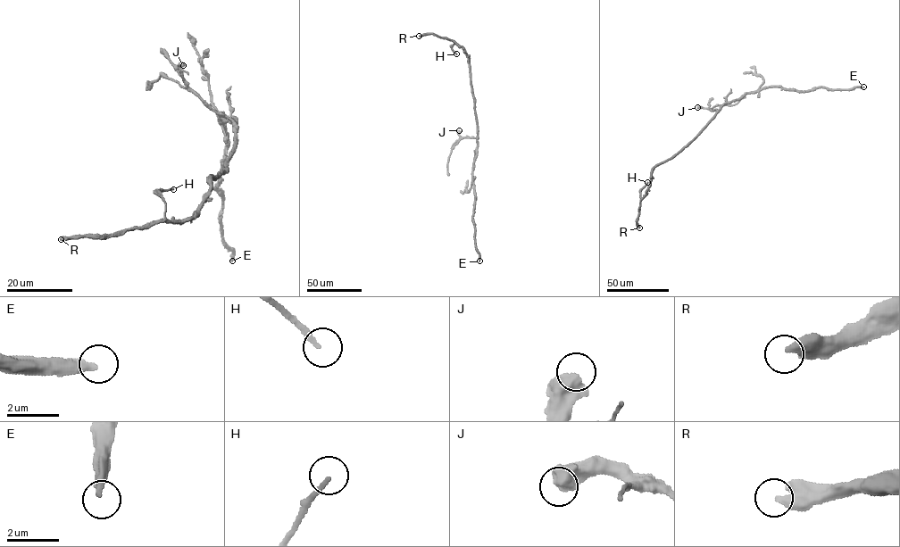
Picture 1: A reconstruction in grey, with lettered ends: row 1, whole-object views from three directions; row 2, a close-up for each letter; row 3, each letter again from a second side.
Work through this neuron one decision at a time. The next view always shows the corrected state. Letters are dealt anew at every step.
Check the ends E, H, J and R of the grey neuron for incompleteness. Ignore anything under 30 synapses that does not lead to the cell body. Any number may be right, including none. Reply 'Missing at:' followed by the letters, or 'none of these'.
Missing at: E

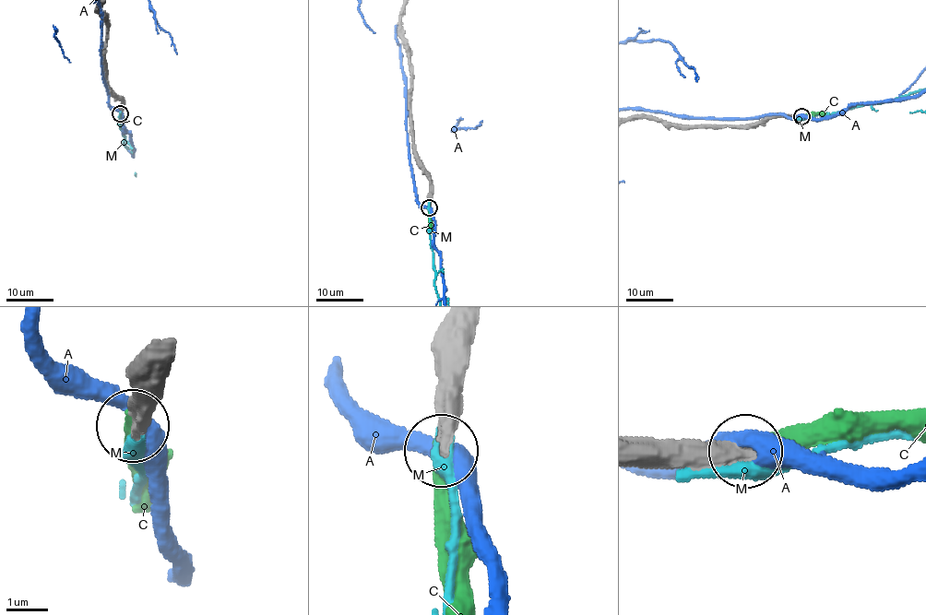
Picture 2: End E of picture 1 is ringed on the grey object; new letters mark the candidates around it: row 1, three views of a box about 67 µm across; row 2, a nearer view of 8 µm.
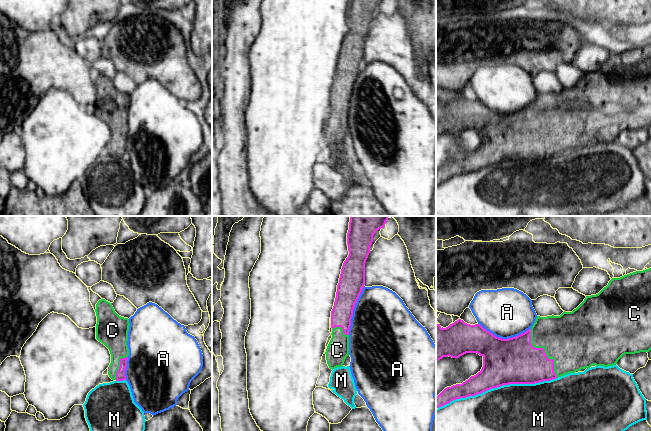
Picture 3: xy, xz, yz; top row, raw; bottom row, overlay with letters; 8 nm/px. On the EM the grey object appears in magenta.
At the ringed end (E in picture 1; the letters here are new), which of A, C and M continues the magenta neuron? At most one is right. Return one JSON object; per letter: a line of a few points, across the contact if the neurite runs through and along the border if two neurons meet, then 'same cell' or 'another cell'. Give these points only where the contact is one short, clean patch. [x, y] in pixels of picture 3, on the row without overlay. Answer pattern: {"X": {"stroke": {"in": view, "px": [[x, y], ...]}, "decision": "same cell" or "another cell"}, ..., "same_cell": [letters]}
{"A": {"decision": "another cell"}, "C": {"decision": "same cell"}, "M": {"decision": "another cell"}, "same_cell": ["C"]}

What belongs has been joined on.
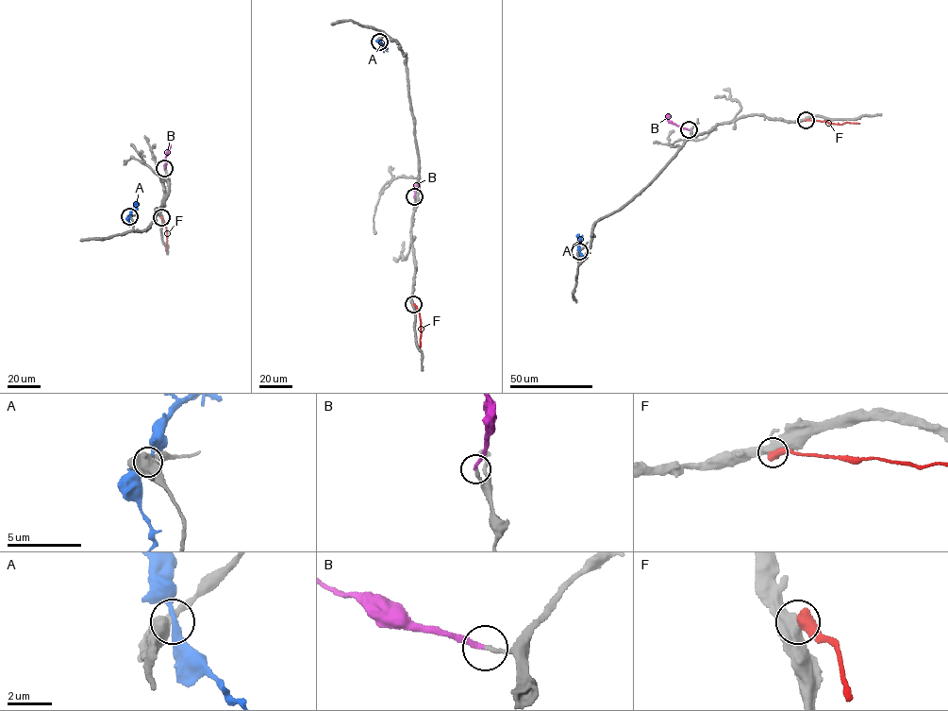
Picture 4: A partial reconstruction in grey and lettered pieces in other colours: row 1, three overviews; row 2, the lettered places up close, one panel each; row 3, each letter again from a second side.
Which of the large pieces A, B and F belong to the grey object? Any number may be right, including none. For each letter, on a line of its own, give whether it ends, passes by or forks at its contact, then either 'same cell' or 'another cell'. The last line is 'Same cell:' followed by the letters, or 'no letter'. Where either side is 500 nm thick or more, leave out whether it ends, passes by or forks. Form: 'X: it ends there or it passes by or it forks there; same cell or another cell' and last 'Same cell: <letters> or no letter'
A: it passes by; another cell
B: it ends there; same cell
F: another cell
Same cell: B

